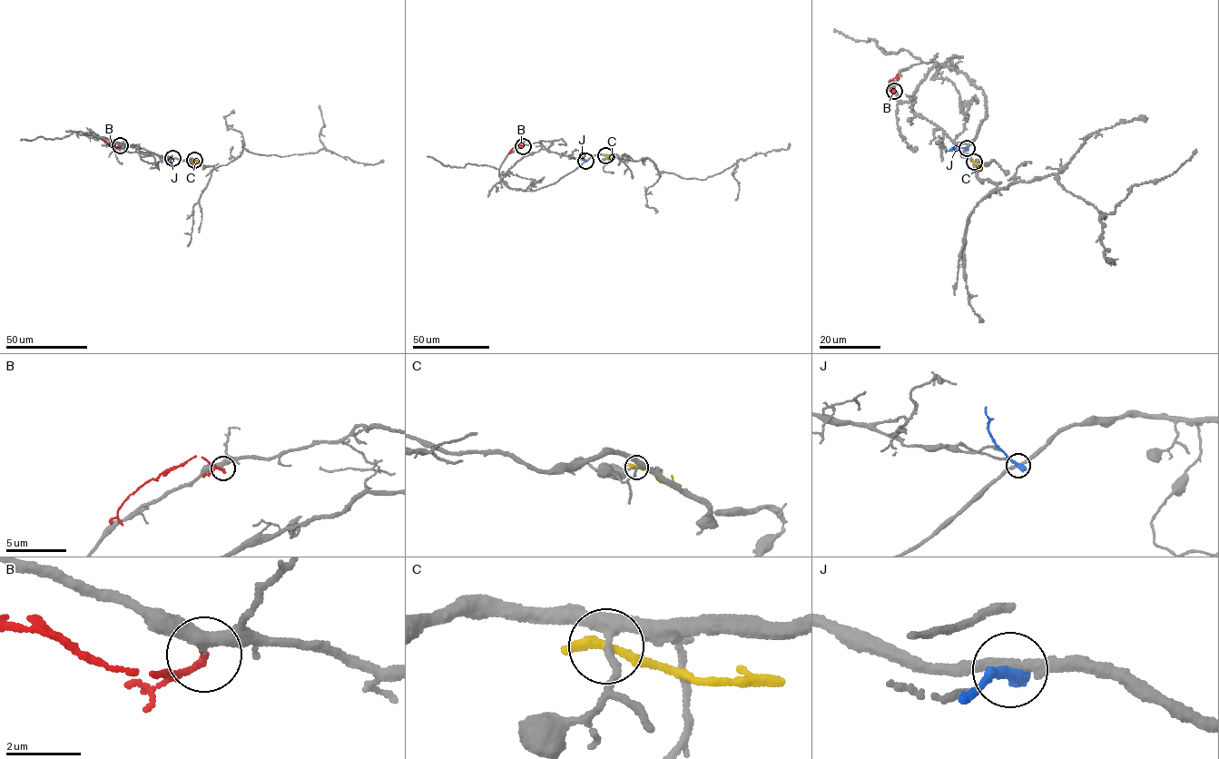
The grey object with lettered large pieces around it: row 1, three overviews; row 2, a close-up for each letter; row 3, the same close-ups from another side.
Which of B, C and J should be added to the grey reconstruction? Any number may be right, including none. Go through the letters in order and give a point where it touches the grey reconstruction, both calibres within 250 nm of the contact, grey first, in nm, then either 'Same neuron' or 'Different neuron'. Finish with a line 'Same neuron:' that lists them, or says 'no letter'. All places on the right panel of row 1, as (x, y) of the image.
B: Touches grey at (894, 91). Thickness 320 nm (grey) against 160 nm. Same neuron
C: Touches grey at (974, 162). Thickness 280 nm (grey) against 320 nm. Different neuron
J: Touches grey at (967, 148). Thickness 260 nm (grey) against 440 nm. Different neuron
Same neuron: B

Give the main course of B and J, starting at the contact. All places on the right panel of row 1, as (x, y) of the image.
B: (894, 91), (888, 89), (892, 80), (895, 77), (898, 79)
J: (967, 149), (948, 151)

